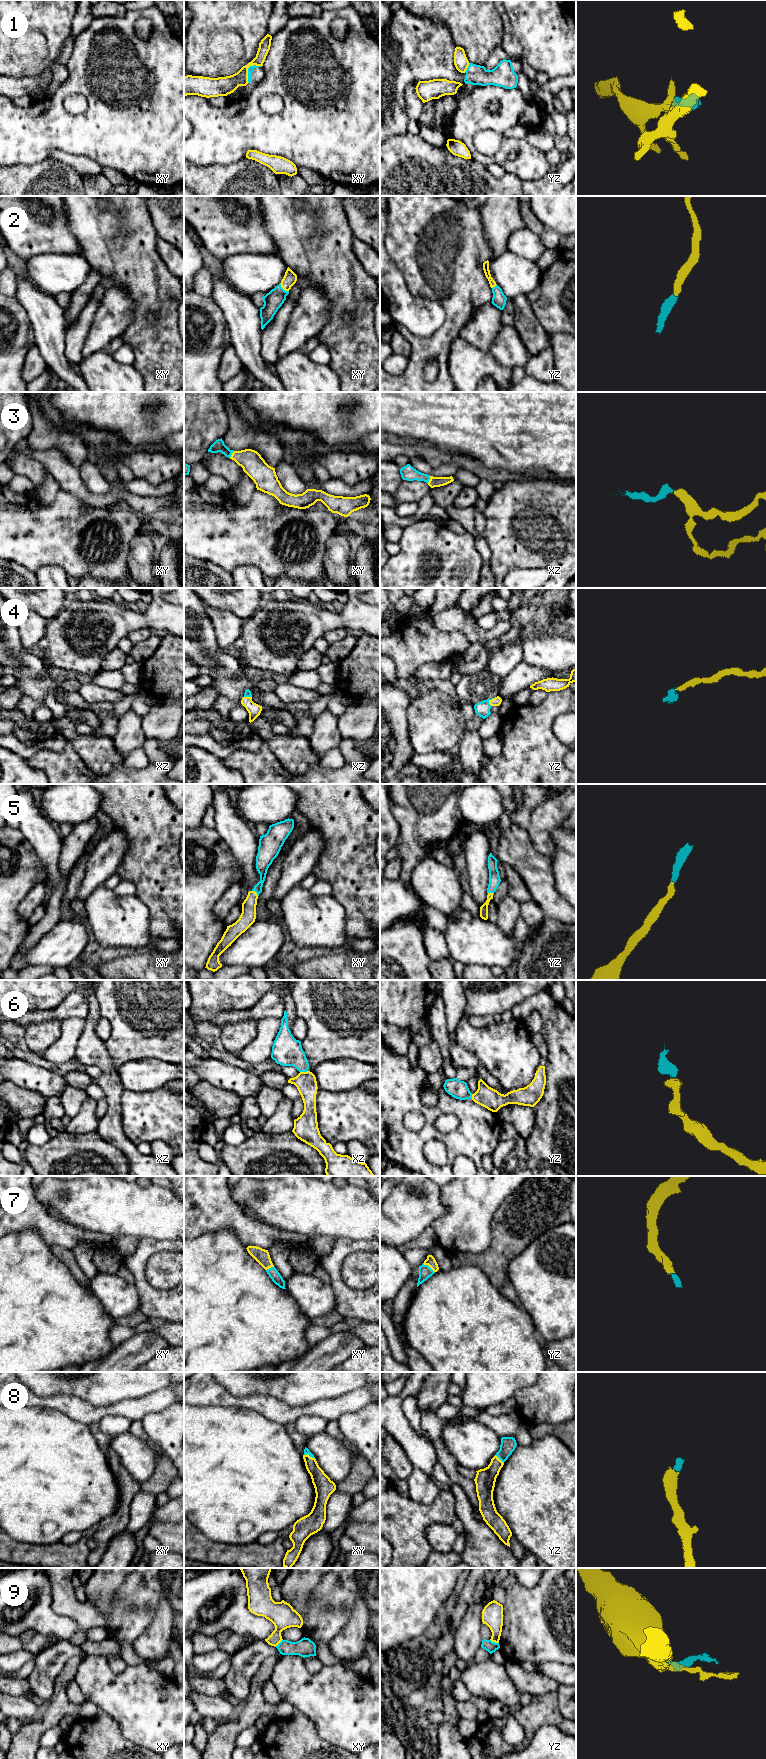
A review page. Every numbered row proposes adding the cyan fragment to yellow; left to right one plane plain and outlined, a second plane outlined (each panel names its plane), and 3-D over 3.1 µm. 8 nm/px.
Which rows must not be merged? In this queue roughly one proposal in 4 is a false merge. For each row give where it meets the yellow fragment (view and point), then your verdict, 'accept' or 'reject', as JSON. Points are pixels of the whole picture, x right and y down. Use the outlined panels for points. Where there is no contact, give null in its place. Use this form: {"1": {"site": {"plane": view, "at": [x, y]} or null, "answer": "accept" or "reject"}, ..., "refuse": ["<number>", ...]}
{"1": {"site": {"plane": "xy", "at": [247, 69]}, "answer": "reject"}, "2": {"site": {"plane": "xy", "at": [283, 288]}, "answer": "accept"}, "3": {"site": {"plane": "xz", "at": [429, 480]}, "answer": "accept"}, "4": {"site": {"plane": "yz", "at": [489, 702]}, "answer": "accept"}, "5": {"site": {"plane": "xy", "at": [255, 892]}, "answer": "accept"}, "6": {"site": {"plane": "xz", "at": [303, 1072]}, "answer": "accept"}, "7": {"site": {"plane": "yz", "at": [429, 1266]}, "answer": "accept"}, "8": {"site": {"plane": "yz", "at": [498, 1458]}, "answer": "accept"}, "9": {"site": {"plane": "yz", "at": [494, 1641]}, "answer": "reject"}, "refuse": ["1", "9"]}

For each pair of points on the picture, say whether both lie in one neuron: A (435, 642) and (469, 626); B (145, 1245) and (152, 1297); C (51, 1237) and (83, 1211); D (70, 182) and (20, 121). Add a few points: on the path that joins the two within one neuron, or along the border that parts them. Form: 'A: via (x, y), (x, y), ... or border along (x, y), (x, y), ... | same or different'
A: border along (436, 626), (445, 631), (461, 631), (471, 642) | different
B: via (140, 1258), (140, 1282), (142, 1284) | same
C: border along (63, 1220), (84, 1230), (91, 1231) | different
D: border along (49, 157), (36, 163), (26, 164) | different

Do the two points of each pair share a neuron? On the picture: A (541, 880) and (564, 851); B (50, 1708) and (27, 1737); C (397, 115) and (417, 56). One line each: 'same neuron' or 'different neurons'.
A: different neurons
B: same neuron
C: same neuron

